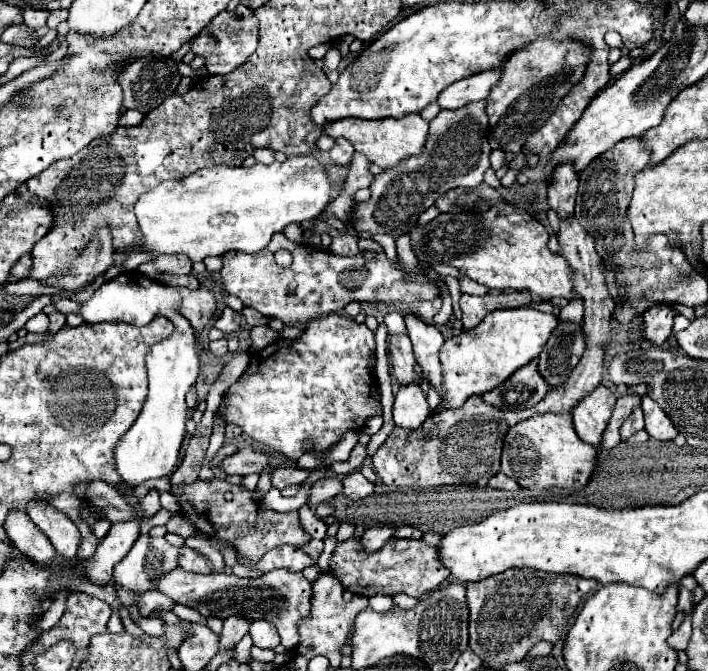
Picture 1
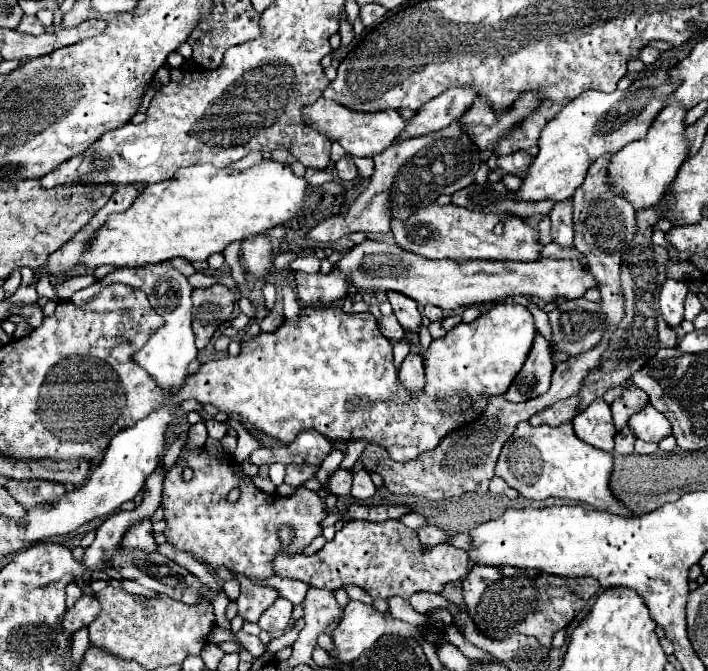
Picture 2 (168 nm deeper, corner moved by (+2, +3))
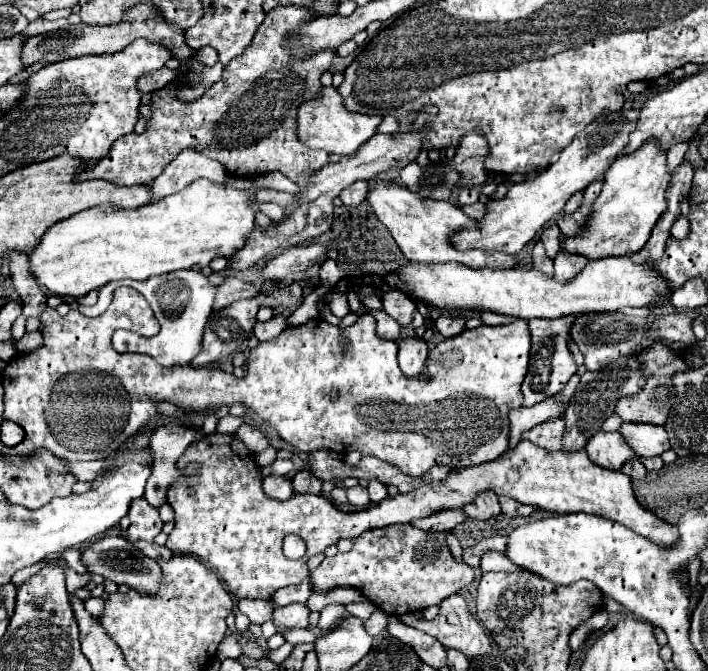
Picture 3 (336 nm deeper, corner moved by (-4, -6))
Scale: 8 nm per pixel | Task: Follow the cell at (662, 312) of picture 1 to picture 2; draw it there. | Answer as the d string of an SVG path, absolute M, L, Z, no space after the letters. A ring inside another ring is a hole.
M668 278L660 290L660 312L670 328L680 326L684 320L684 296L688 292L686 282Z

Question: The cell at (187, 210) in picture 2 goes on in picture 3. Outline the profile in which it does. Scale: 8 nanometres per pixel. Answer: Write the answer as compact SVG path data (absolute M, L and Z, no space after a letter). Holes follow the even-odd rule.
M196 179L186 189L144 207L122 209L110 203L92 207L52 225L46 231L46 235L40 239L38 245L34 245L34 251L30 251L28 255L30 273L52 295L84 297L90 291L124 277L146 281L152 275L162 275L178 269L192 269L192 265L206 267L216 255L232 257L234 251L242 249L246 237L254 229L256 209L252 209L250 203L254 203L254 199L246 191L238 191L220 183L210 183L208 179Z

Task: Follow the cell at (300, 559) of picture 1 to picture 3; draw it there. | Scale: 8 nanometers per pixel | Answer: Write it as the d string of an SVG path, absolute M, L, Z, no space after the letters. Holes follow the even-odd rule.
M408 523L362 533L354 541L352 551L326 557L310 573L316 593L326 593L334 587L352 587L388 615L416 613L430 605L440 605L442 599L470 587L472 581L474 571L454 561L446 545L446 531L422 531Z

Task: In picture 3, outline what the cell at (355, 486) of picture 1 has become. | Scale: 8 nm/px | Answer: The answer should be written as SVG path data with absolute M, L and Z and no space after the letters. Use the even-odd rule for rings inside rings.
M370 481L370 485L368 485L368 493L370 493L372 503L380 503L382 499L386 499L388 489L386 489L386 485L382 485L380 481Z

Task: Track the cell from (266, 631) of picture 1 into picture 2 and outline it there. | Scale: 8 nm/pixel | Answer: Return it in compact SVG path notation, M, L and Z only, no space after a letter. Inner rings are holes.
M278 598L258 620L258 626L266 632L276 632L276 630L286 630L292 614L292 604L286 598Z

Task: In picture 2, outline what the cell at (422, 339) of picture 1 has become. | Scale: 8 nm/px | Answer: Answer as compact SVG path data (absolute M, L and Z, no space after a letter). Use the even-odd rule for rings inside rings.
M388 292L388 300L390 300L394 316L402 324L402 328L410 330L410 332L418 332L422 326L422 316L416 308L418 304L414 300L410 300L408 296L400 296L396 292Z

